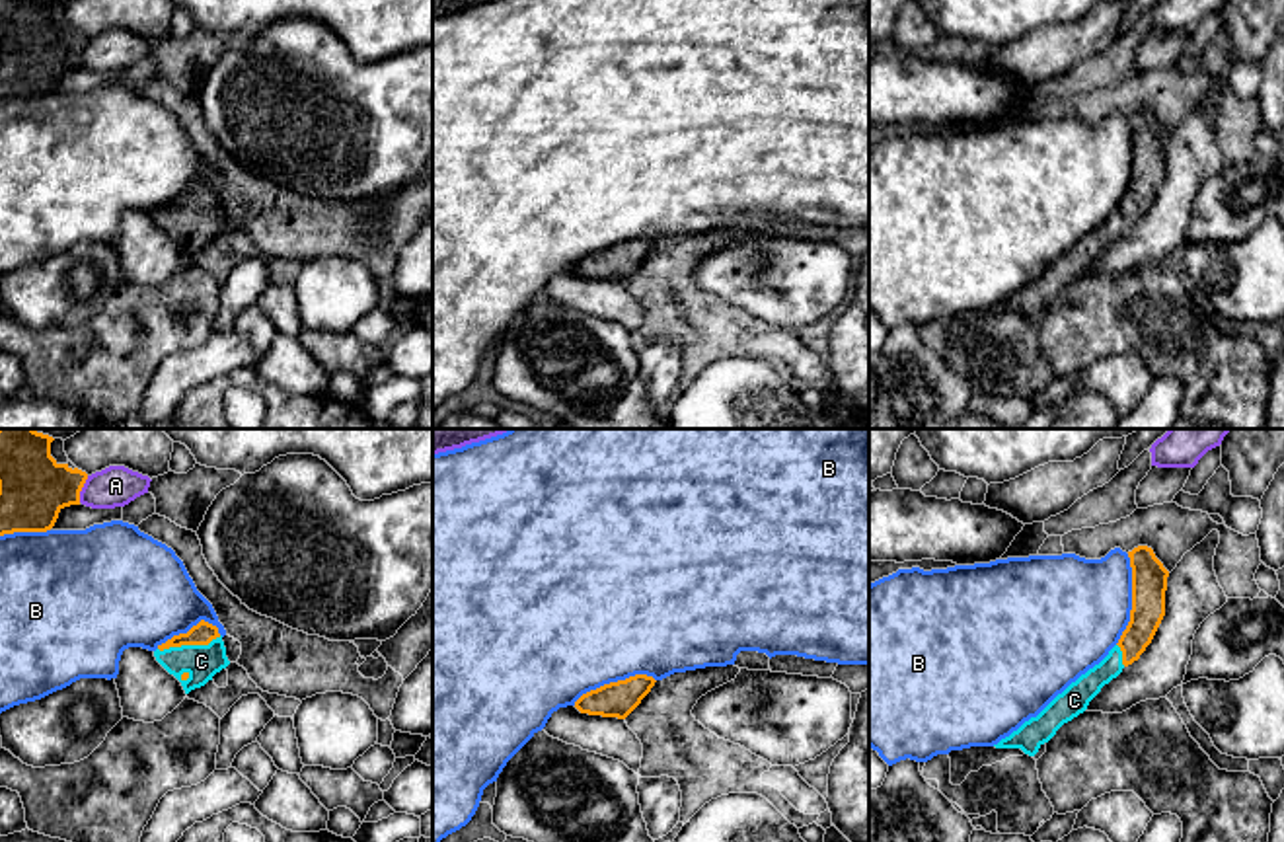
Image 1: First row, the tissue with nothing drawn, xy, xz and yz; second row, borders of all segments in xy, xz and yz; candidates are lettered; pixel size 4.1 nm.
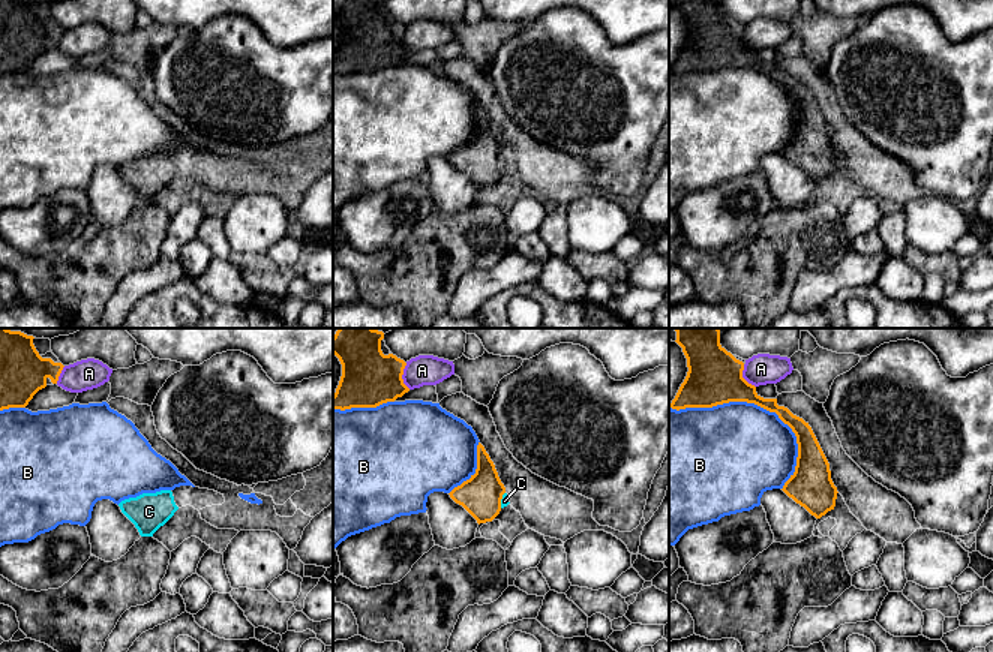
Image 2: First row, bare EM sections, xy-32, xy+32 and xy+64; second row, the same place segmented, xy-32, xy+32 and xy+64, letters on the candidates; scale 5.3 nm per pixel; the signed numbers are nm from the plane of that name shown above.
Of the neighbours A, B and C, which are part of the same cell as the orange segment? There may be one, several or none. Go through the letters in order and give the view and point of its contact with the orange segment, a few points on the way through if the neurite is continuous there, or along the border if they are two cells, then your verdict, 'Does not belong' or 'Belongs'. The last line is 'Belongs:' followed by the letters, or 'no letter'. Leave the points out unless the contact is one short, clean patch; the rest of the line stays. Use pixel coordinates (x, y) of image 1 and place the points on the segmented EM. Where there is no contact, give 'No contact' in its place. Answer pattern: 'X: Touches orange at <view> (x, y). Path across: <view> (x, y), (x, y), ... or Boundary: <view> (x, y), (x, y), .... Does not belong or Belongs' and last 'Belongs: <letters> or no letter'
A: Touches orange at xy (80, 490). Boundary: xy (88, 476), (78, 501). Does not belong
B: Touches orange at yz (1132, 599). Does not belong
C: Touches orange at xy (189, 644). Path across: xy (201, 634), (189, 644), (201, 661). Belongs
Belongs: C

